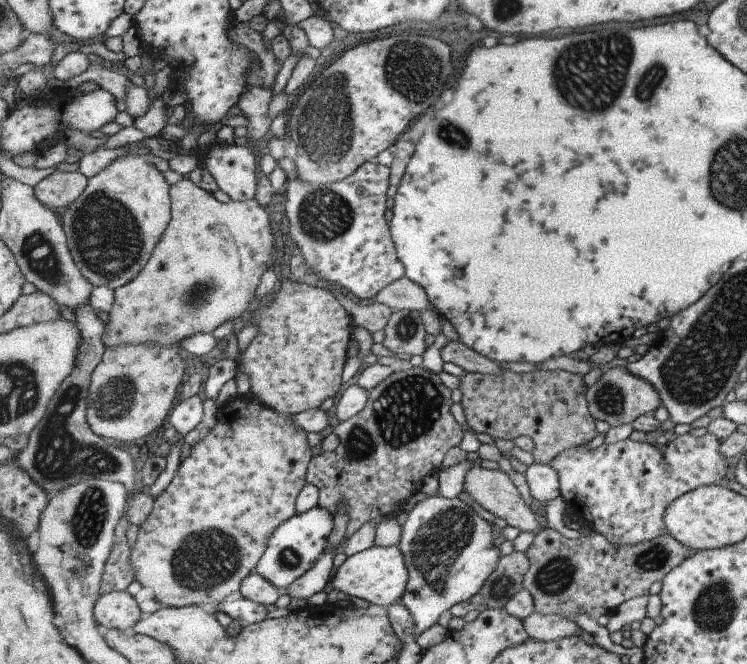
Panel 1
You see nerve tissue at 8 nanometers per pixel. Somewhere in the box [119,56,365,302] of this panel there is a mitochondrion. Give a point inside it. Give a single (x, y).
(325, 133)

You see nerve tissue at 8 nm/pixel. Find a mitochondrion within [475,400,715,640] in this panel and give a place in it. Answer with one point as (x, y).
(554, 577)

